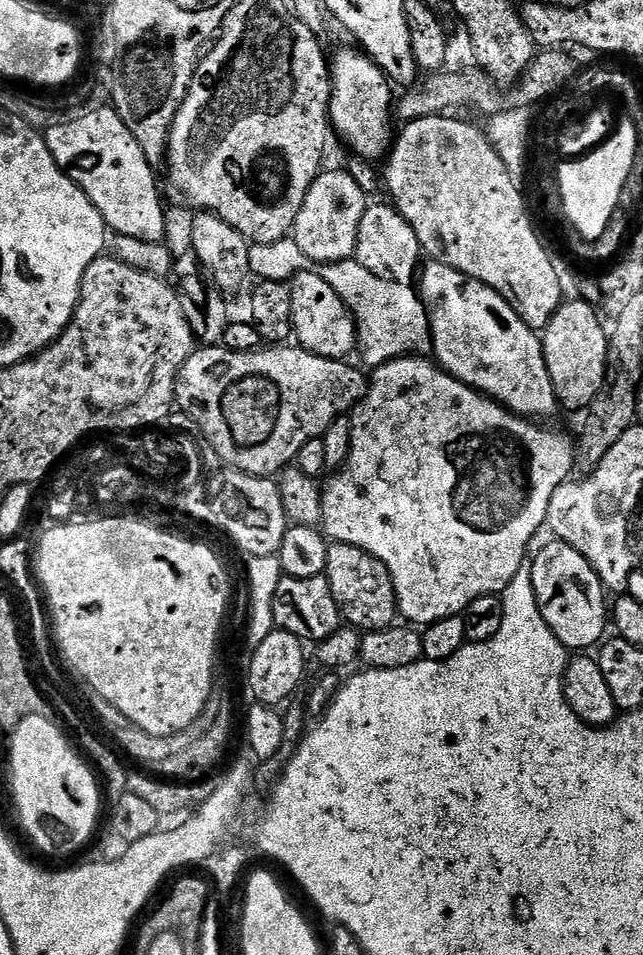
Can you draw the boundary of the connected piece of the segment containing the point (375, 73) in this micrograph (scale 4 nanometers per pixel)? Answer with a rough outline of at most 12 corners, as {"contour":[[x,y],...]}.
{"contour":[[369,56],[331,57],[328,119],[372,162],[390,148],[394,88]]}

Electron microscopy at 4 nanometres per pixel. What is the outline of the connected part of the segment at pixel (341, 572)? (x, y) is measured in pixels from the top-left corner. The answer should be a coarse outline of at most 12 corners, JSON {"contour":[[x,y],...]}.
{"contour":[[333,541],[327,581],[341,617],[365,632],[393,627],[386,566]]}

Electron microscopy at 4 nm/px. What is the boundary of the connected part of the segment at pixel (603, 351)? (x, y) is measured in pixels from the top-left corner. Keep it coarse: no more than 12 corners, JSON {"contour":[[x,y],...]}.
{"contour":[[585,299],[564,301],[542,334],[561,409],[602,390],[608,332]]}

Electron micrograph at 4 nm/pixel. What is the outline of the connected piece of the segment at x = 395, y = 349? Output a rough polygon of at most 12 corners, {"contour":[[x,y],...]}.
{"contour":[[355,258],[319,267],[369,368],[432,352],[415,287]]}

